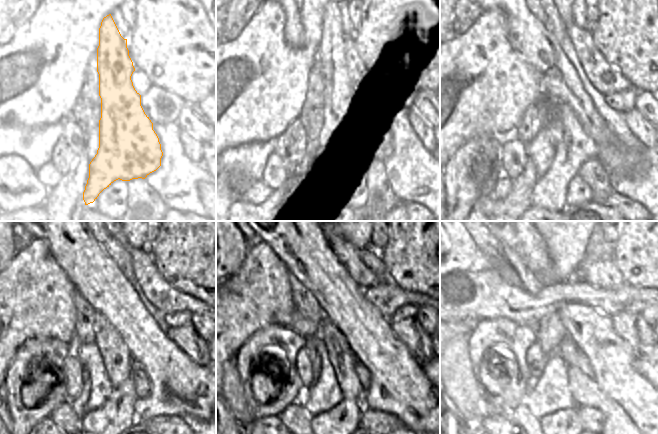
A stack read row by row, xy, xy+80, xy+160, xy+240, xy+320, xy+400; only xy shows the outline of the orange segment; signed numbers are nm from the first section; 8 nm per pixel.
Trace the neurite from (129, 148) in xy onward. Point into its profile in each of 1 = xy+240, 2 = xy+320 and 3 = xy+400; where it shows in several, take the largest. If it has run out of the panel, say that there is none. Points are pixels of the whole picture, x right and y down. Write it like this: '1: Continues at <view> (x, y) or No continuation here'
1: Continues at xy+240 (116, 415)
2: Continues at xy+320 (336, 424)
3: Continues at xy+400 (564, 424).

